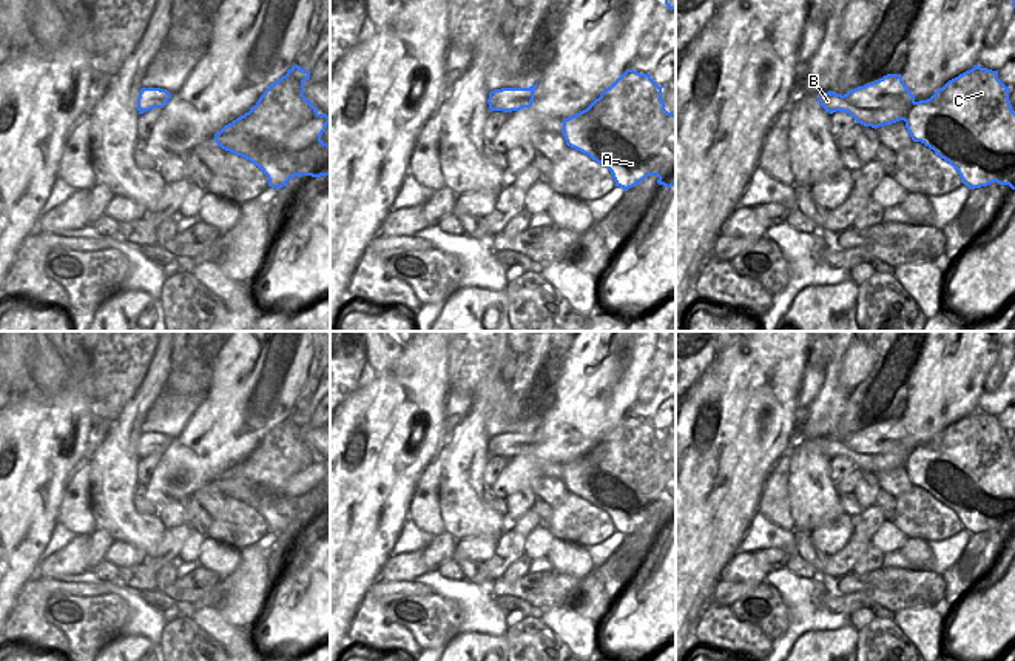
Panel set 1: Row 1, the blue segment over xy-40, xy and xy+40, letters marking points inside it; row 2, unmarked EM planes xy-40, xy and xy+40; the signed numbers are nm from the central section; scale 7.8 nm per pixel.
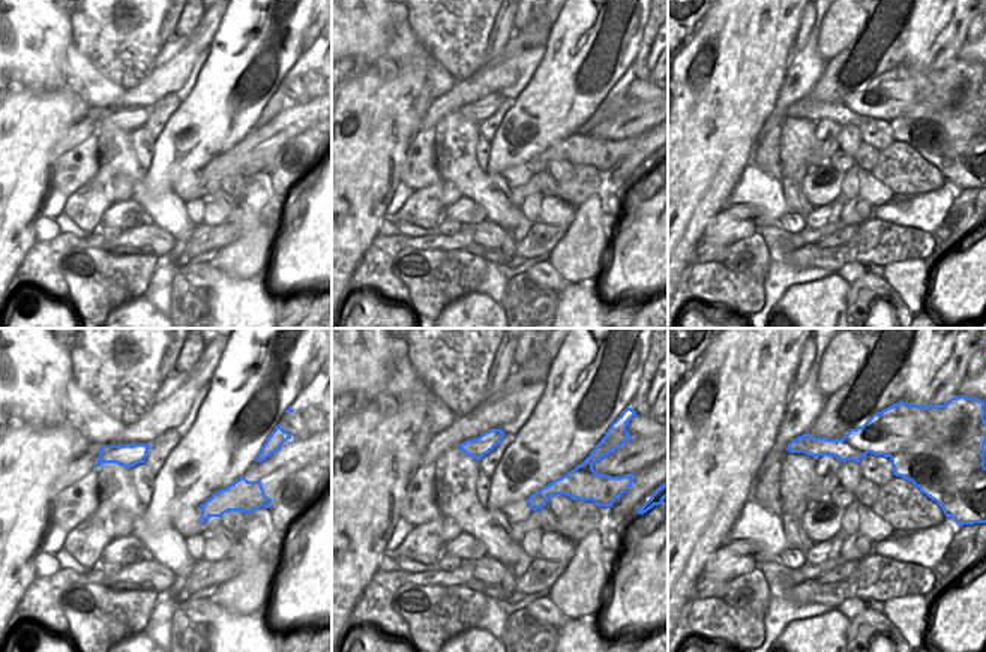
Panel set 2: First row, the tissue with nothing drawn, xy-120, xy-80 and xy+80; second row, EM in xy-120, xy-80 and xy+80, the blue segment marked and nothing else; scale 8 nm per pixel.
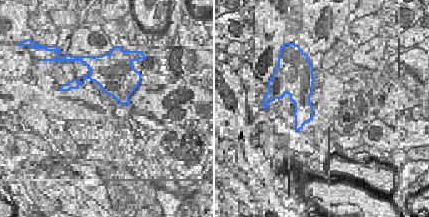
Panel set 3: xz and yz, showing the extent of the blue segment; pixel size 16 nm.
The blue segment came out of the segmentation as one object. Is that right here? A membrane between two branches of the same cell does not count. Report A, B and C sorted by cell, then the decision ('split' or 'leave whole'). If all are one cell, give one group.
A / B C; split

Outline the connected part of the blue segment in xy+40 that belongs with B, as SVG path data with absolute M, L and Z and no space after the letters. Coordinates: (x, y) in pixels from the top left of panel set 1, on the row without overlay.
M887 419L844 441L831 436L819 441L819 450L827 458L848 458L858 468L875 475L905 465L915 448L901 419Z

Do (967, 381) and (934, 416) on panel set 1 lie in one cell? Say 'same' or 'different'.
same

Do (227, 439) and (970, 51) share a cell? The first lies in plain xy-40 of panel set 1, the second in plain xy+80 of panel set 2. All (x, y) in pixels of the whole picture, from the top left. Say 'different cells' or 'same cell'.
different cells

